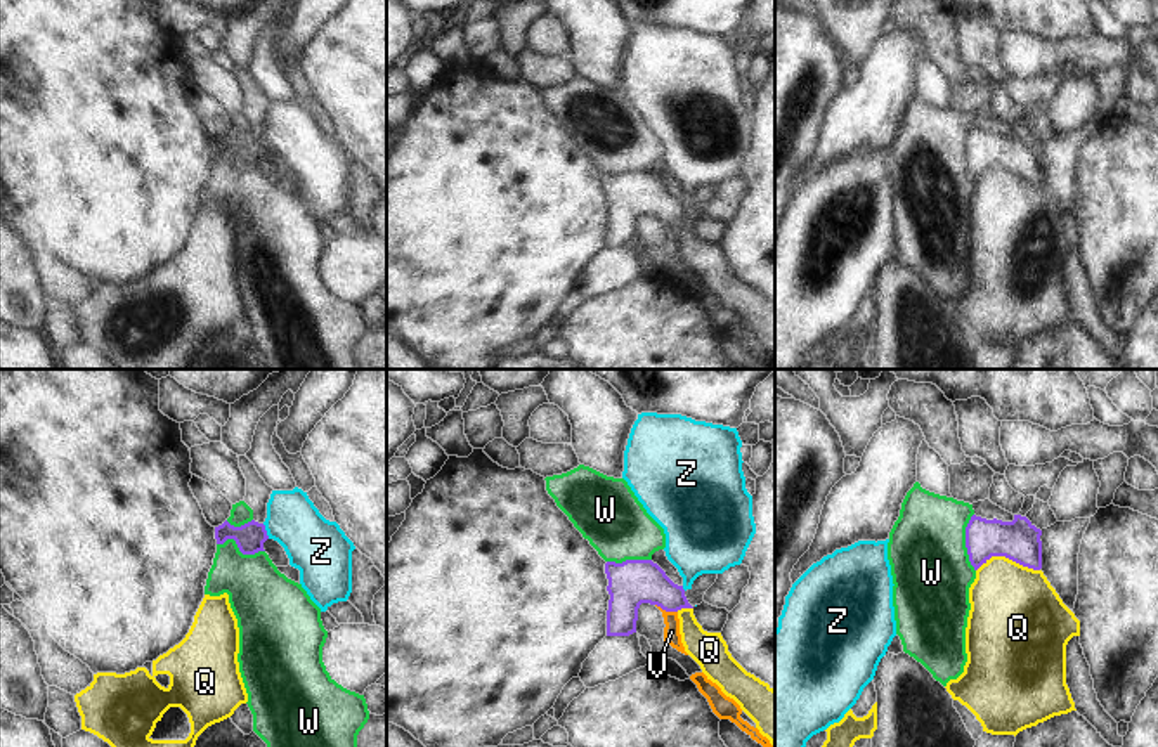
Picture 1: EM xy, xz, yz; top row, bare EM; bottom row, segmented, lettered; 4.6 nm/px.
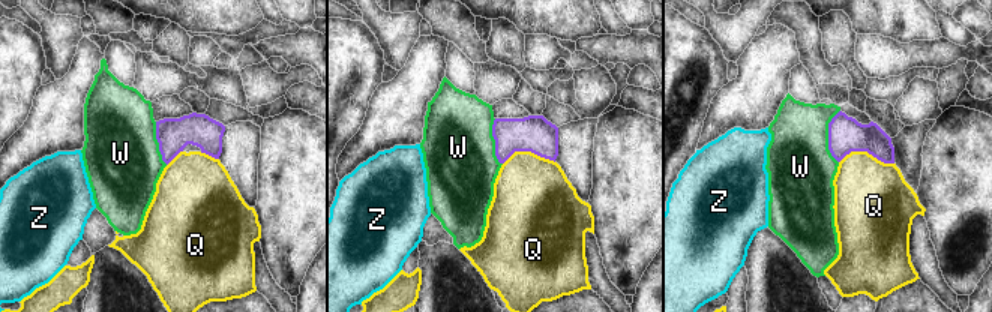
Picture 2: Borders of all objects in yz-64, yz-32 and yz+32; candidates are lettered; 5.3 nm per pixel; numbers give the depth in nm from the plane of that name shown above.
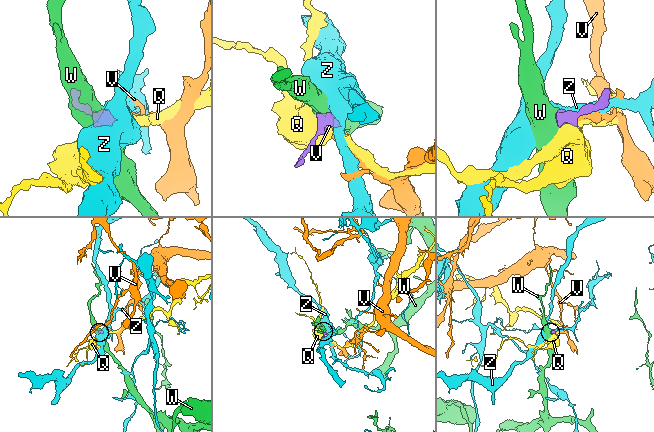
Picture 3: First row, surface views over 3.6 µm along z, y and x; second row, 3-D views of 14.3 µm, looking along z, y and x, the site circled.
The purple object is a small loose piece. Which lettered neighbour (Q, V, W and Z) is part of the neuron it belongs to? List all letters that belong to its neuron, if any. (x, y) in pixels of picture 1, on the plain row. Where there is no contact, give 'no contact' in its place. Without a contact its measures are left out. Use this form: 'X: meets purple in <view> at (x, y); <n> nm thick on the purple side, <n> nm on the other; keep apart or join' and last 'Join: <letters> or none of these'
Q: meets purple in yz at (1008, 168); 190 nm thick on the purple side, 400 nm on the other; keep apart
V: meets purple in xz at (666, 222); 220 nm thick on the purple side, 80 nm on the other; join
W: meets purple in yz at (966, 155); 190 nm thick on the purple side, 360 nm on the other; keep apart
Z: meets purple in xy at (266, 142); 140 nm thick on the purple side, 280 nm on the other; keep apart
Join: V

